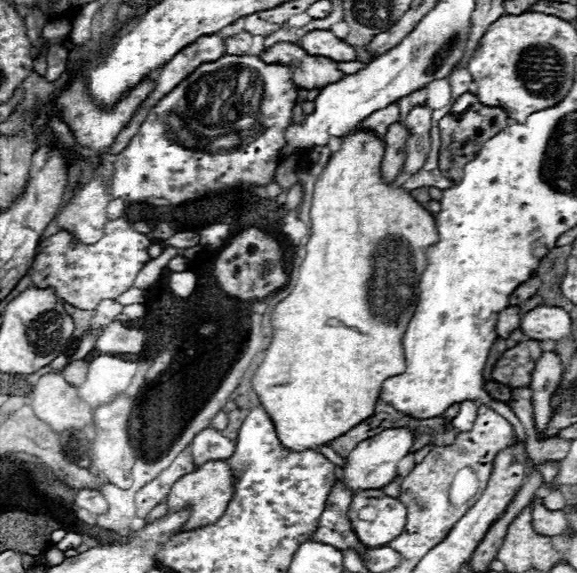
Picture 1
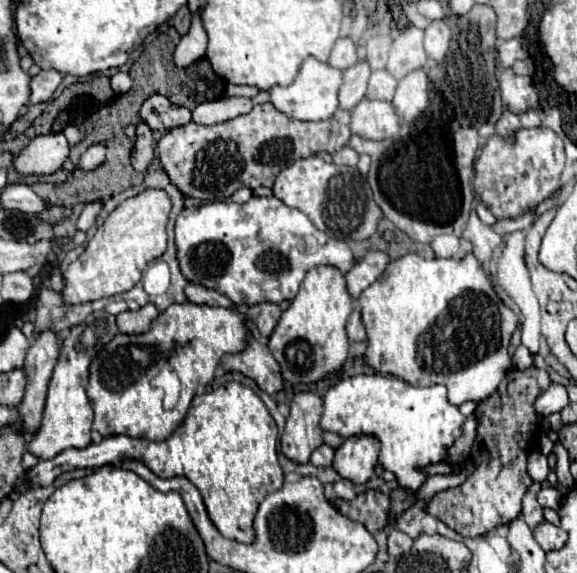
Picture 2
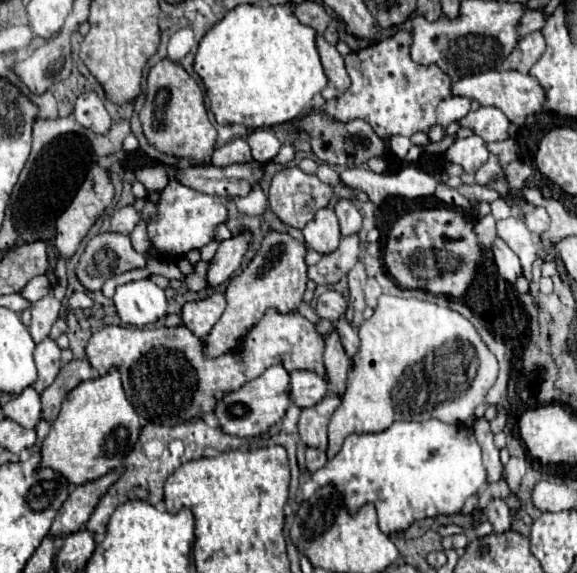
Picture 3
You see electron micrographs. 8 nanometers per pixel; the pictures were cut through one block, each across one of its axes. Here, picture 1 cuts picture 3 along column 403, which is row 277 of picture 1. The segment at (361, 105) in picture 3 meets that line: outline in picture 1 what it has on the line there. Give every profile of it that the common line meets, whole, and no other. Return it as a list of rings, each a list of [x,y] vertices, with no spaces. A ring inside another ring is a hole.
[[[126,218],[108,220],[104,236],[96,244],[82,244],[74,234],[60,230],[40,242],[30,278],[40,288],[52,288],[60,300],[82,310],[94,310],[100,300],[114,300],[134,284],[136,274],[150,260],[150,246],[152,240],[132,230]]]

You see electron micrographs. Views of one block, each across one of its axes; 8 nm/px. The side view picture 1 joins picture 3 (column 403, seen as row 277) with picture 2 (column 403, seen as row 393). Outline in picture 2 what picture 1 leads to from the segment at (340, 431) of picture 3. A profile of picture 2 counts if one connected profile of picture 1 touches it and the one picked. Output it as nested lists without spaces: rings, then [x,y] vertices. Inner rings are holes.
[[[406,254],[390,262],[384,274],[362,292],[358,302],[362,308],[362,322],[368,332],[364,362],[376,372],[398,376],[412,386],[444,384],[448,388],[448,402],[454,406],[468,400],[482,402],[492,396],[506,372],[512,368],[508,344],[518,326],[518,316],[498,298],[492,278],[474,254],[468,254],[462,260],[426,260],[418,254]]]

